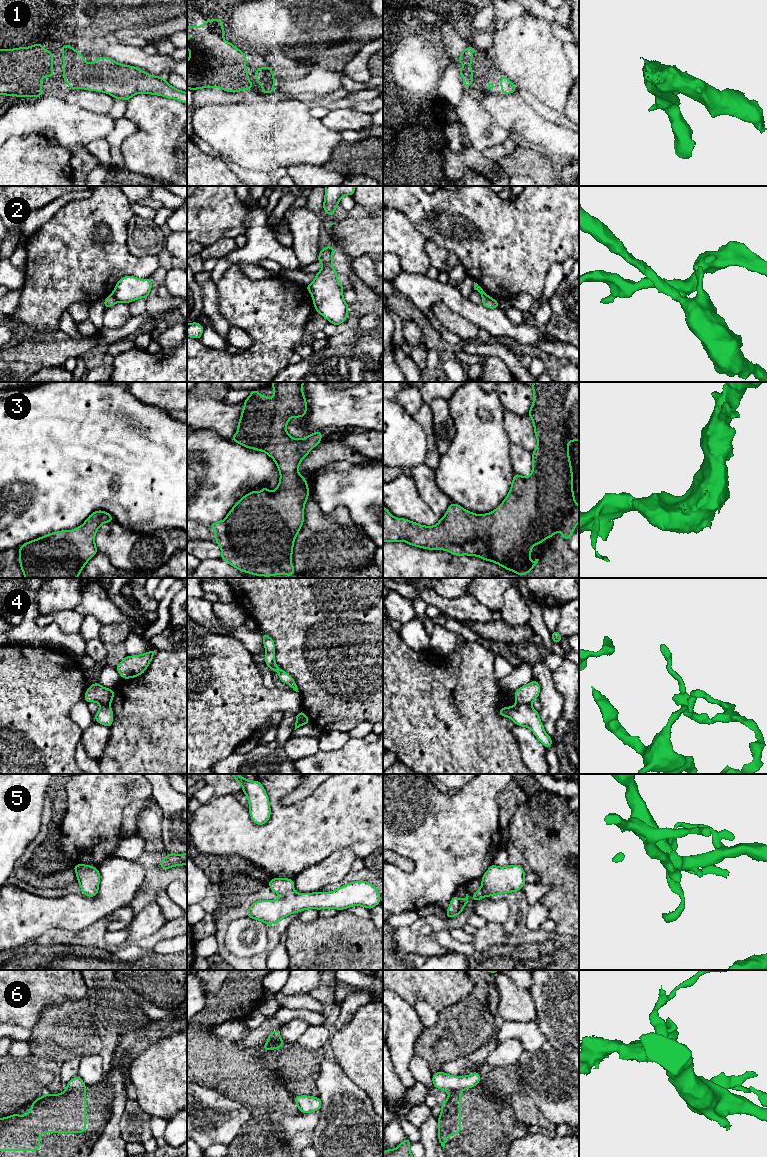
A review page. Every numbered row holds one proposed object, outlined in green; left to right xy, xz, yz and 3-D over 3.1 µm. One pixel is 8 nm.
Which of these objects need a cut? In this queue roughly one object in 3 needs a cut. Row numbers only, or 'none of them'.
2, 4, 6

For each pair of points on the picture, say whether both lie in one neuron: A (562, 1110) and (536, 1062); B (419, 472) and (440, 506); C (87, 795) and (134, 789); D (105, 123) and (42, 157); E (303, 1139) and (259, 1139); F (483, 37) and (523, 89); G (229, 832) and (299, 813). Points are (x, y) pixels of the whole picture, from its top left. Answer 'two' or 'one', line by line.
A: one
B: one
C: one
D: two
E: one
F: two
G: one

